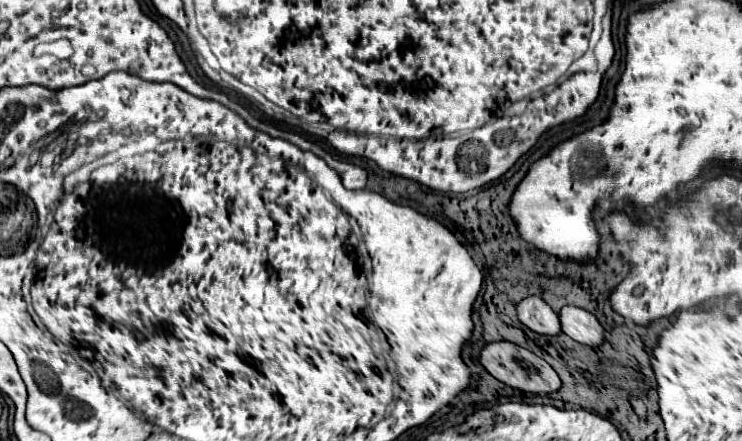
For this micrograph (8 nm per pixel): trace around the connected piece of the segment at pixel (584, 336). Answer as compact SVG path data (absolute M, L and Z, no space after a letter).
M564 306L558 312L558 318L562 332L572 340L586 346L600 346L604 342L604 328L594 314L576 306Z

